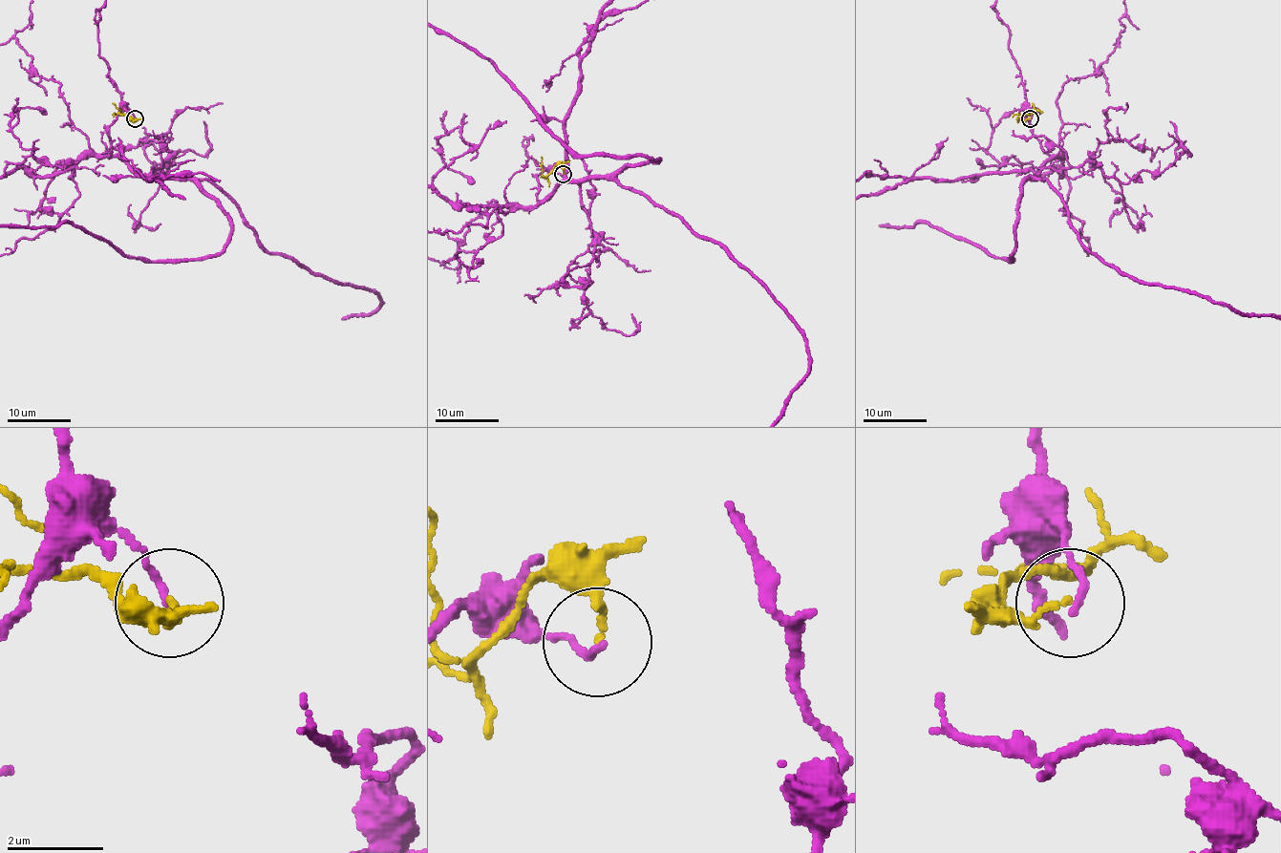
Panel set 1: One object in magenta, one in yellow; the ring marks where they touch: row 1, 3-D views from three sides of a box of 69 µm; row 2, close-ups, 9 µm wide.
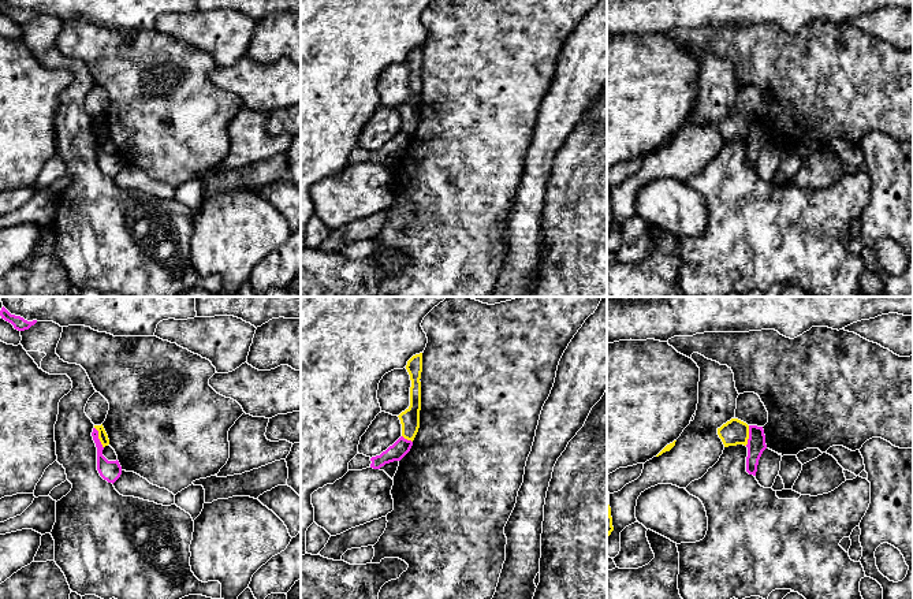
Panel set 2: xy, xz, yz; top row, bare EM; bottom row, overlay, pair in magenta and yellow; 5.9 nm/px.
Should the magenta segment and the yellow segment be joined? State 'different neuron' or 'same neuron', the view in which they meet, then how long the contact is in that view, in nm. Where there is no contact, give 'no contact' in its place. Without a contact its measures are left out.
different neuron | xy | 140 nm

